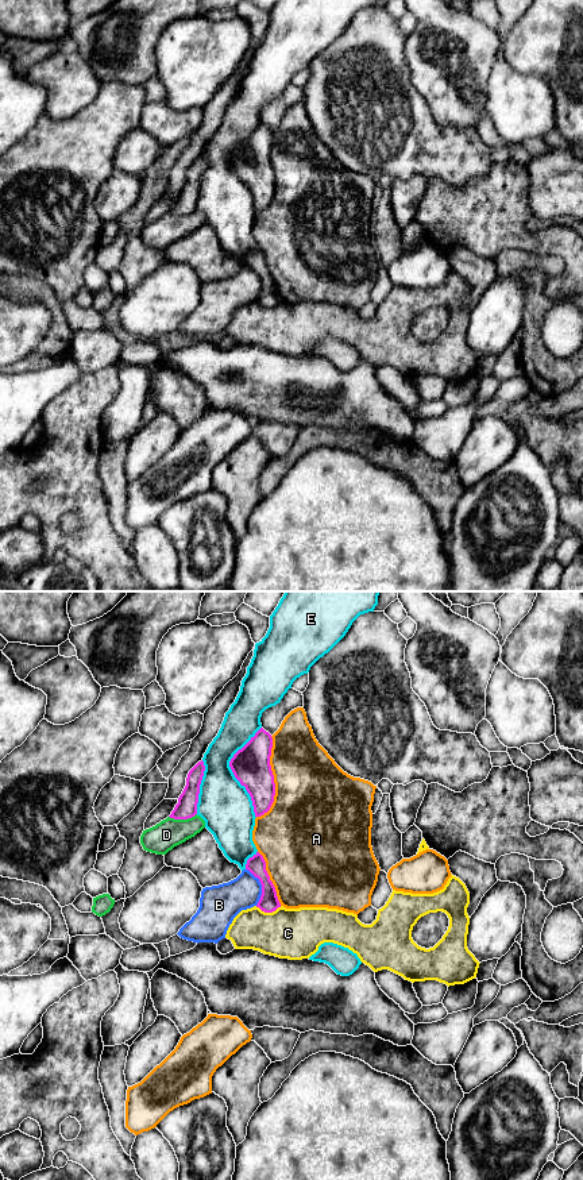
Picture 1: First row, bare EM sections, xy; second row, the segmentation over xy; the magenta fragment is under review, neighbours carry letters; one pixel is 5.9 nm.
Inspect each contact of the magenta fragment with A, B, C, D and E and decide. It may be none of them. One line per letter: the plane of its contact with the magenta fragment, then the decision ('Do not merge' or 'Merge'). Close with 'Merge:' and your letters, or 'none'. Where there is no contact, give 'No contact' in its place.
A: Touches magenta in xy. Do not merge
B: Touches magenta in xy. Do not merge
C: Touches magenta in xy. Do not merge
D: Touches magenta in xy. Do not merge
E: Touches magenta in xy. Do not merge
Merge: none

